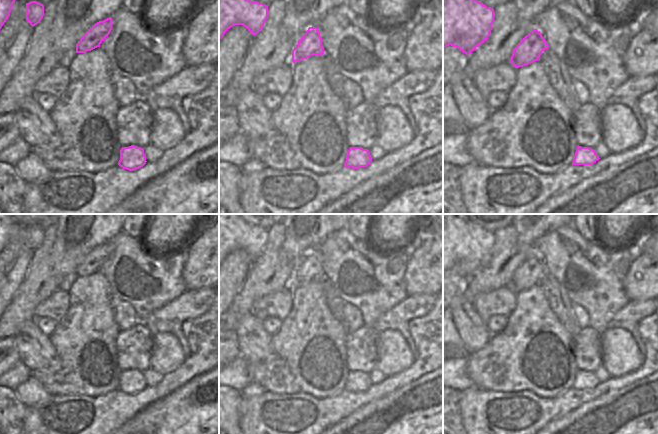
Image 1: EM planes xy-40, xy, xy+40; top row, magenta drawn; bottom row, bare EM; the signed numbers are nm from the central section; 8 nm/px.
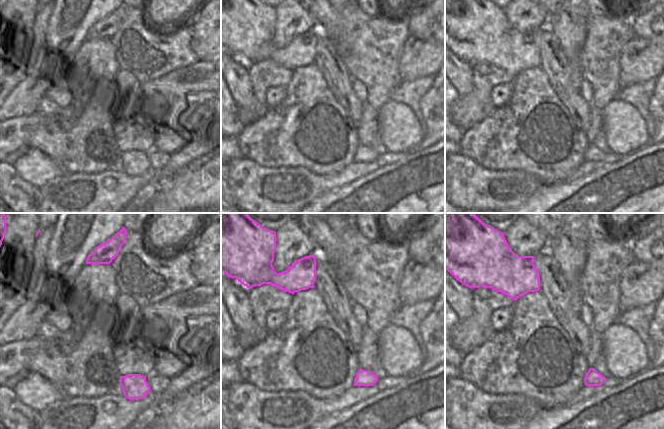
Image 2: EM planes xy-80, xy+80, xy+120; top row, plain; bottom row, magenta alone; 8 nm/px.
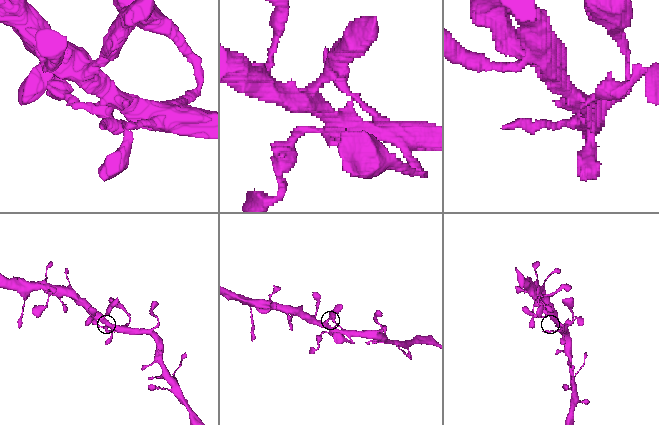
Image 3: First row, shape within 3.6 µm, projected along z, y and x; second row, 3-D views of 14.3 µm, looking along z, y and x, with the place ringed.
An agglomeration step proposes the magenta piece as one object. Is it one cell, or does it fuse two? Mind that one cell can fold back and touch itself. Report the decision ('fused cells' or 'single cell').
single cell

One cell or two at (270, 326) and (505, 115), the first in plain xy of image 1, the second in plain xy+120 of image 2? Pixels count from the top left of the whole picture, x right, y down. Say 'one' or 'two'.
two

